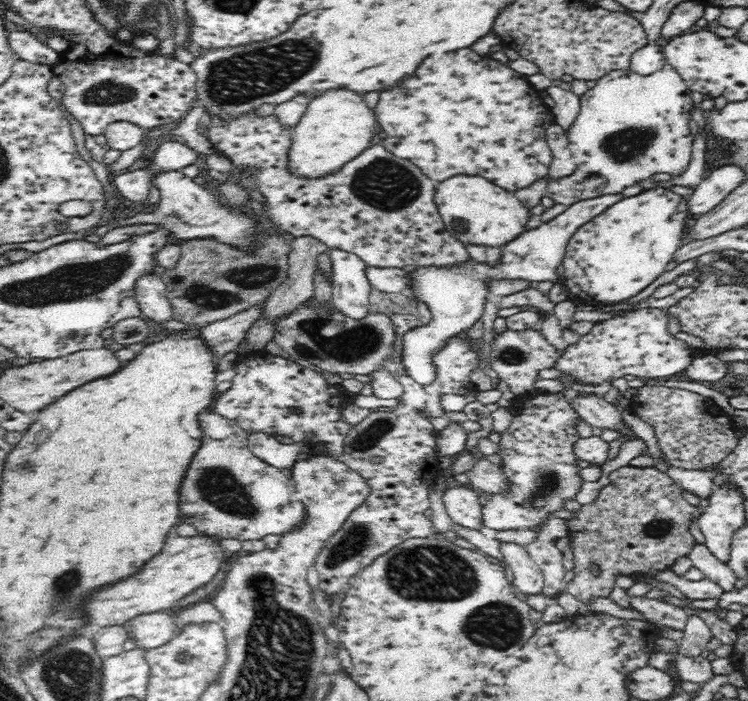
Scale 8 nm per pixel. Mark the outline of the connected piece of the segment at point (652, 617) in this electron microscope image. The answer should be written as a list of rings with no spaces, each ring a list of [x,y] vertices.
[[[645,596],[630,597],[630,604],[658,629],[667,626],[674,630],[683,630],[689,618],[681,607]]]

